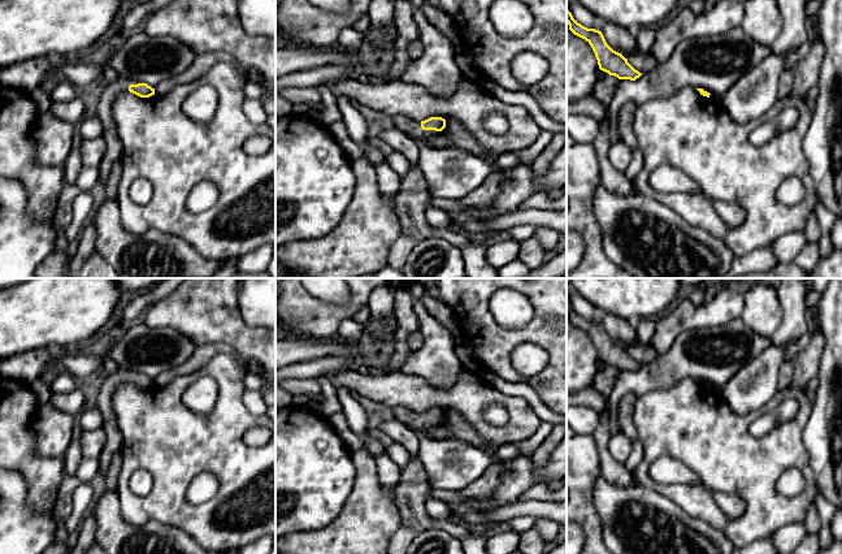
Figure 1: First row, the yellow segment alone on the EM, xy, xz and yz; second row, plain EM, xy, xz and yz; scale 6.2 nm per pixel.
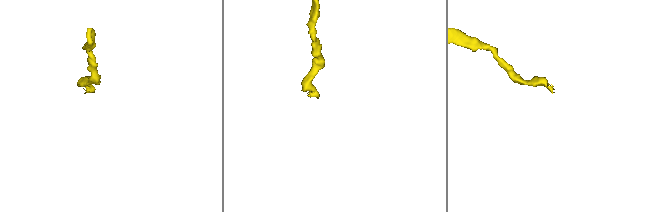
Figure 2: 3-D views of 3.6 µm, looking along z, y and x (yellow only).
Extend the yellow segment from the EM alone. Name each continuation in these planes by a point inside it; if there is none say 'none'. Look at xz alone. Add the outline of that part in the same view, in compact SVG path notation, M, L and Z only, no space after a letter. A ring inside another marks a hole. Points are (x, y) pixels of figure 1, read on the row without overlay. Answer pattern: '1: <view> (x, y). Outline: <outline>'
1: xz (404, 415). Outline: M394 407L392 411L396 420L413 429L420 436L425 436L430 428L438 424L435 421L424 421L421 414L413 412L407 407Z

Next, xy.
1: xy (113, 436). Outline: M121 368L110 375L107 375L96 398L96 408L103 416L103 429L105 432L105 445L99 455L99 471L107 476L107 471L110 466L112 456L121 451L123 445L123 433L121 432L114 414L112 399L114 391L122 385L129 382L130 376L138 376L142 373L134 372L127 368Z

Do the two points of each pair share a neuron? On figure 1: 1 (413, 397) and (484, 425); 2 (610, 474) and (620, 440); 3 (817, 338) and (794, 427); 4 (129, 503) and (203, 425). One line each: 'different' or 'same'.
1: same
2: different
3: different
4: same

